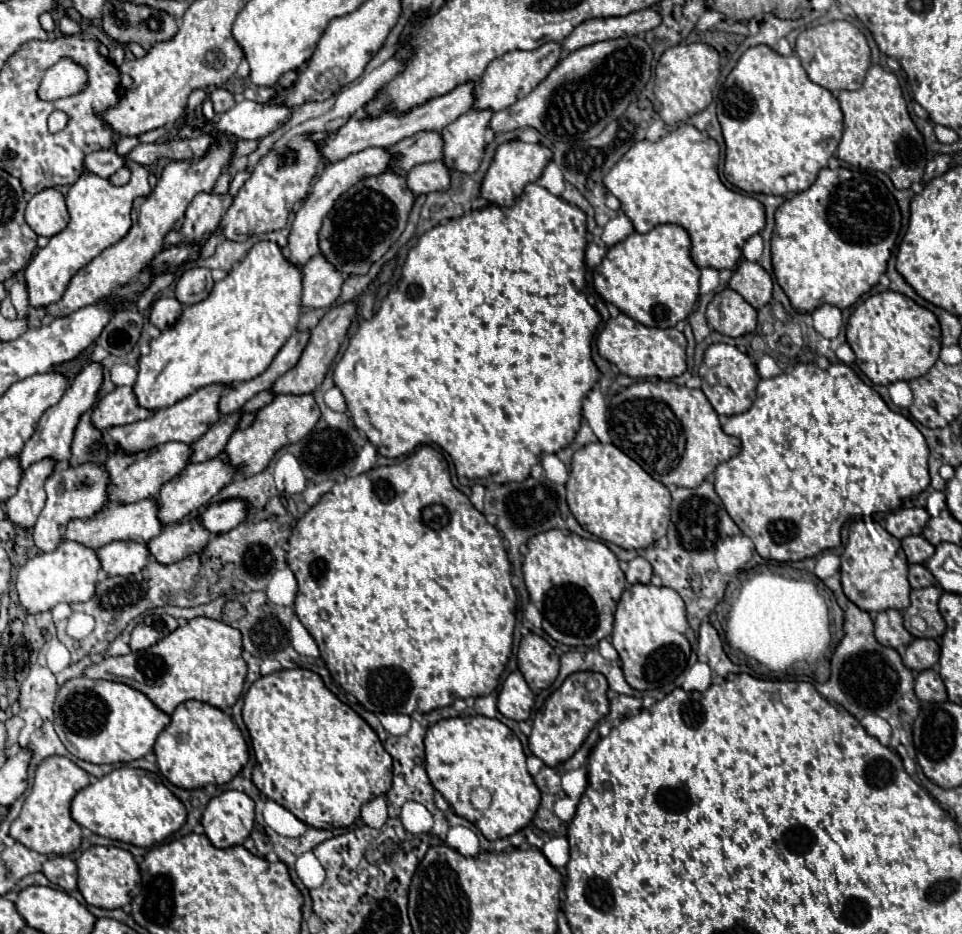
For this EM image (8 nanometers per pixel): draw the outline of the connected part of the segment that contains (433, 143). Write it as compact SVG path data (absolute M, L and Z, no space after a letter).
M421 131L393 145L391 153L393 155L401 153L401 159L395 165L405 171L411 171L417 163L441 159L441 149L443 149L443 141L439 131Z

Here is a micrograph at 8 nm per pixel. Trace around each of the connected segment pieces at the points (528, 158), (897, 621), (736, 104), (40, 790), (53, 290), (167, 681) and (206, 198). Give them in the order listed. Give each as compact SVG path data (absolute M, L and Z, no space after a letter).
M515 139L515 141L507 141L507 143L499 145L499 149L493 157L493 163L491 163L489 171L485 173L485 179L481 185L481 197L485 197L489 203L495 203L499 207L513 207L515 201L519 199L519 195L523 193L525 185L533 183L541 177L545 165L551 161L551 157L553 157L551 149L547 149L541 143L531 145L531 143L523 143L523 141Z
M887 609L875 617L875 637L881 645L903 649L911 643L911 633L903 625L903 615L897 609Z
M767 45L747 49L727 75L721 101L717 101L717 117L727 145L723 167L725 179L747 193L791 195L805 191L813 185L817 173L827 167L843 135L843 113L837 97L807 77L799 57L783 57Z
M53 755L53 757L43 759L37 765L33 789L27 795L19 817L11 823L9 835L17 843L25 845L27 849L43 853L43 855L69 855L75 849L79 849L81 827L73 821L69 809L71 809L71 799L75 797L75 793L81 791L83 787L87 787L89 781L91 781L89 773L83 771L81 767L77 767L67 757Z
M127 163L131 169L131 181L123 187L111 185L107 179L97 177L93 173L81 175L77 183L71 185L67 193L67 209L69 209L69 225L53 235L49 243L39 249L25 269L25 285L29 293L29 305L35 309L43 309L61 299L71 277L83 269L89 261L93 261L101 251L121 241L131 227L131 207L133 199L139 195L149 195L151 187L147 183L149 173L139 163Z
M195 617L187 621L187 625L177 627L153 647L123 657L105 657L101 663L85 667L83 675L89 679L115 681L121 677L135 679L141 685L147 685L137 689L143 689L143 693L169 715L179 703L189 699L205 701L217 709L229 709L239 699L247 675L247 663L243 661L241 653L243 643L239 629L233 629L231 625L225 625L217 619Z
M199 193L187 207L181 229L179 231L171 229L165 235L163 249L169 249L169 245L179 245L179 243L201 245L217 229L221 217L231 207L231 203L233 203L231 195Z

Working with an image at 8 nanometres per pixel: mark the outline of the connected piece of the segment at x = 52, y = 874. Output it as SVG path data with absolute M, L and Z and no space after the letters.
M53 857L43 863L45 877L59 885L63 891L73 891L77 887L77 865L67 857Z

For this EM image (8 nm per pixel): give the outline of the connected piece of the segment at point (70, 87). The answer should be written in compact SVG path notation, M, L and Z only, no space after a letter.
M65 57L45 71L41 81L41 99L55 101L61 97L71 97L73 93L81 93L81 89L87 85L87 79L85 67Z

